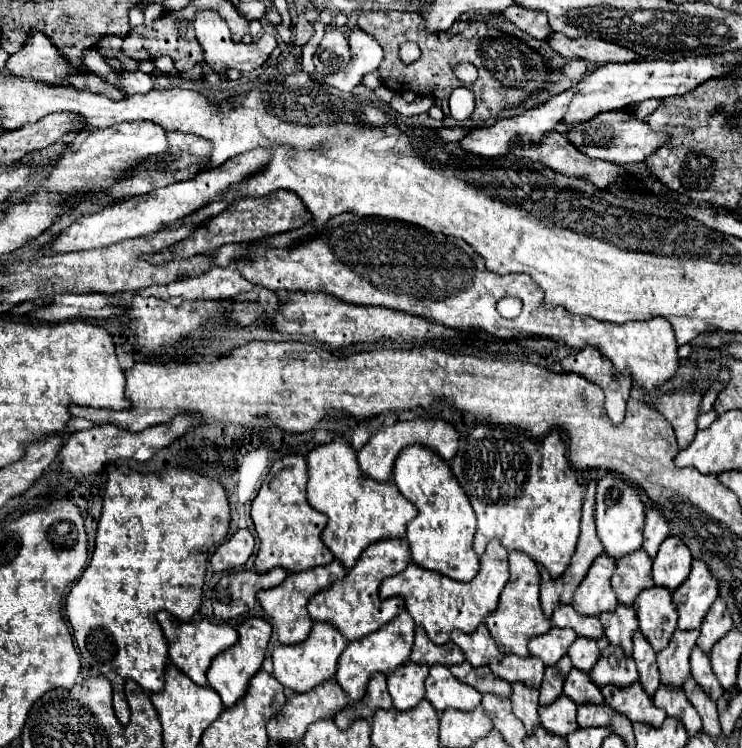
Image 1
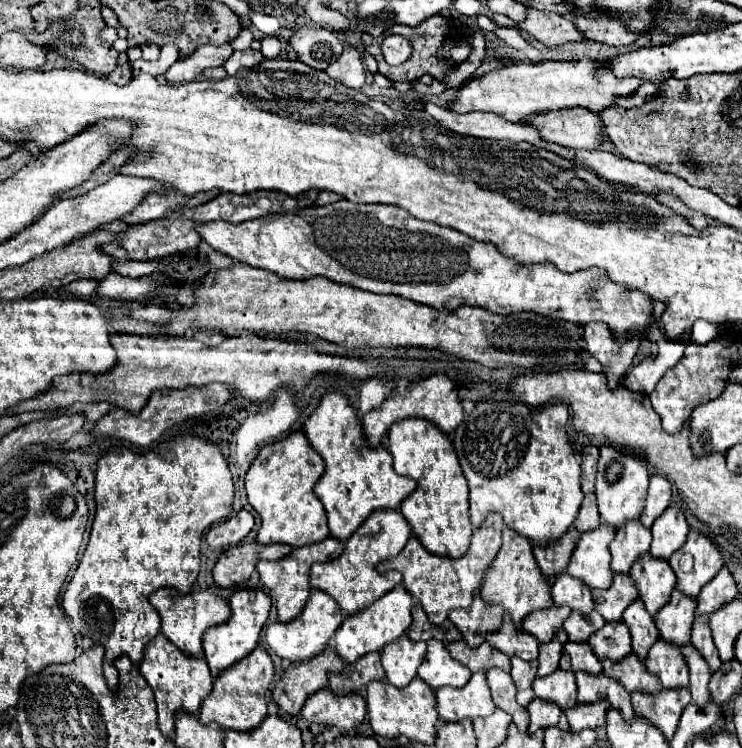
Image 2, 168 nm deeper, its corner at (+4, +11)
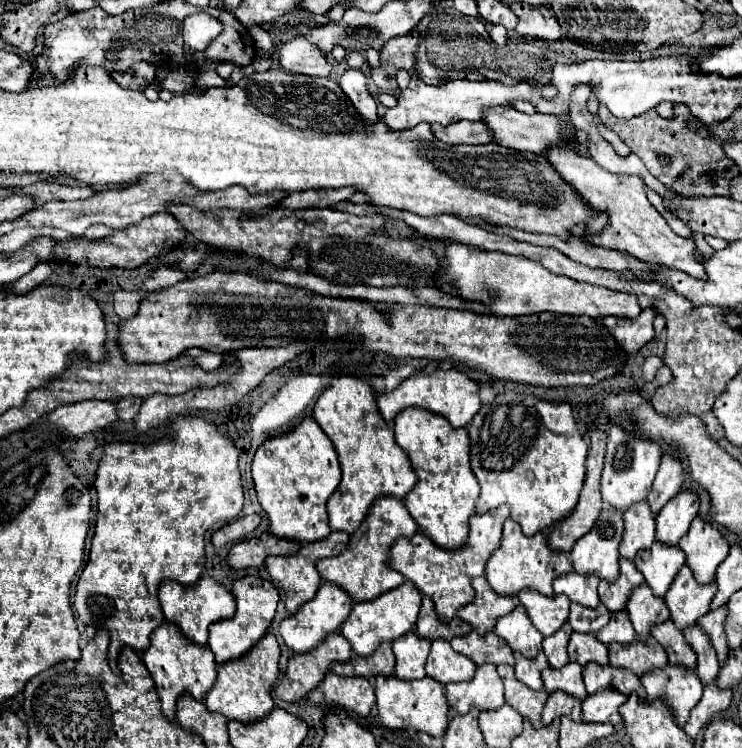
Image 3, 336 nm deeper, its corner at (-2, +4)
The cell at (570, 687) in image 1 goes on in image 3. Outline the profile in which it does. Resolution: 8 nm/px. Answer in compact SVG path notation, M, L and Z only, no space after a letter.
M572 633L568 643L570 661L586 667L588 663L608 665L608 647L596 639L596 635L576 635Z

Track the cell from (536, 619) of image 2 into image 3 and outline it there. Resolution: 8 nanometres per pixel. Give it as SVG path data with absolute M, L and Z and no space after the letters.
M524 591L524 595L520 595L520 603L526 607L532 625L544 637L556 633L568 621L570 603L562 595L544 599L544 595L536 595L536 591Z

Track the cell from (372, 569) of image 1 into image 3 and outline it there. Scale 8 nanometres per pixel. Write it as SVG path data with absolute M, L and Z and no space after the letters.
M382 497L382 499L374 501L366 519L358 527L358 531L350 537L348 549L338 557L320 559L316 563L316 569L324 581L330 581L330 583L342 587L356 603L370 601L372 597L380 597L382 593L404 583L404 577L398 571L390 569L386 565L386 561L388 561L390 549L396 543L396 539L414 537L416 531L418 531L418 525L412 519L412 515L408 513L408 509L404 507L404 503L396 497Z

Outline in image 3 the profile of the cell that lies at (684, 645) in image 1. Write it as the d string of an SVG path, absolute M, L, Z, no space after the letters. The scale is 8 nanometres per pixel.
M684 565L680 569L680 575L676 575L670 591L664 595L674 625L680 631L694 627L696 621L708 611L708 603L712 601L714 593L716 583L700 587L696 579L692 579L692 571L688 571L688 565Z

